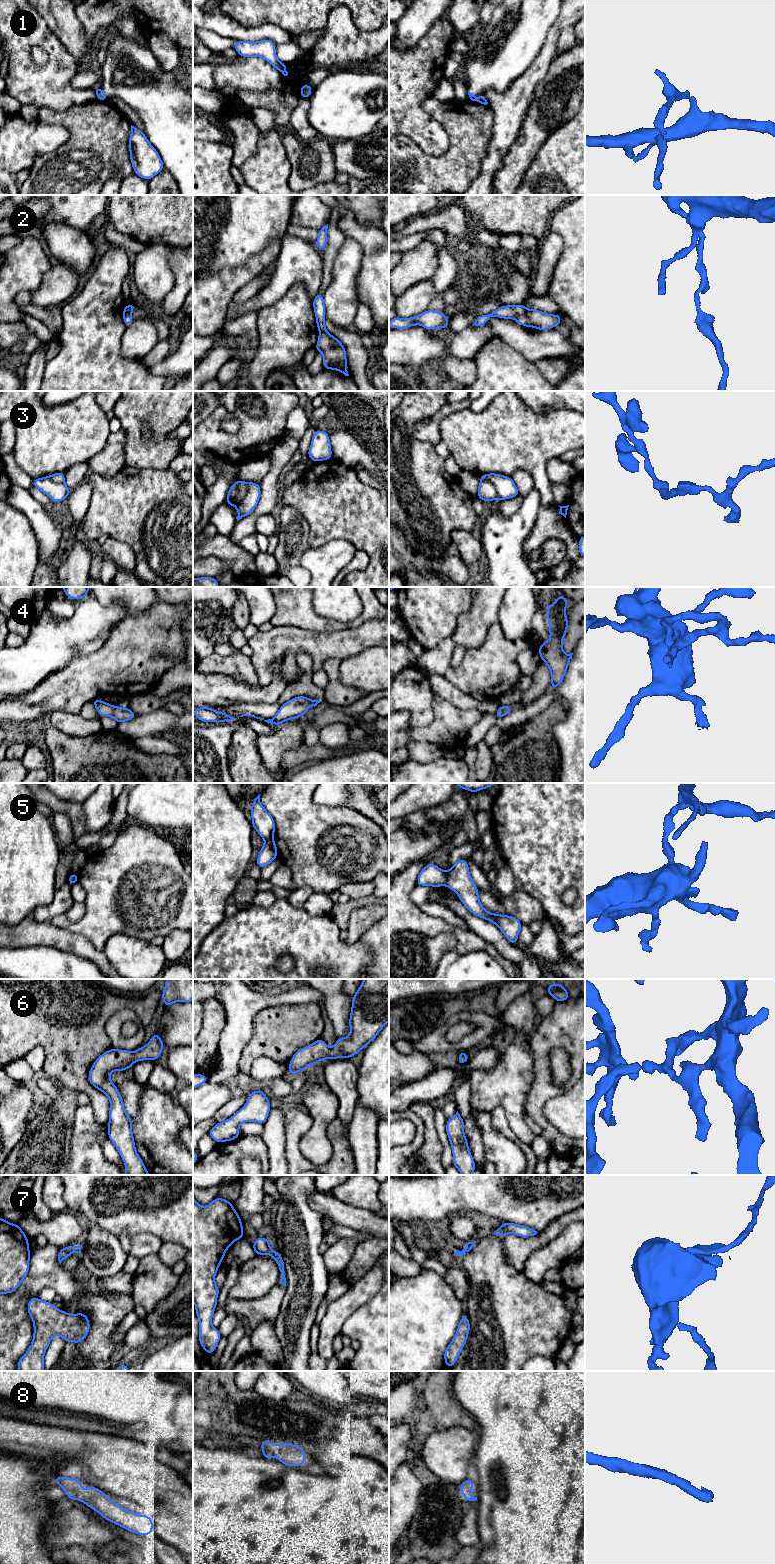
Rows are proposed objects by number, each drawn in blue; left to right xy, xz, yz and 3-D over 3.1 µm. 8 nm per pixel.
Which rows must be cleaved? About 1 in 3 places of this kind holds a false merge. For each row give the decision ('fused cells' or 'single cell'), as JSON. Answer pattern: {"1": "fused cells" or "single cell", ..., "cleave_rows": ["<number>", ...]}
{"1": "fused cells", "2": "fused cells", "3": "fused cells", "4": "single cell", "5": "fused cells", "6": "single cell", "7": "single cell", "8": "single cell", "cleave_rows": ["1", "2", "3", "5"]}

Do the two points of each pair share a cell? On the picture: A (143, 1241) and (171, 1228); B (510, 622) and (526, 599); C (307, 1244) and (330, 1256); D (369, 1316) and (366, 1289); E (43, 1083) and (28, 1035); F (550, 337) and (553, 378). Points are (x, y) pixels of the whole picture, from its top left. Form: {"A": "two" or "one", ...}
{"A": "two", "B": "one", "C": "two", "D": "two", "E": "two", "F": "two"}

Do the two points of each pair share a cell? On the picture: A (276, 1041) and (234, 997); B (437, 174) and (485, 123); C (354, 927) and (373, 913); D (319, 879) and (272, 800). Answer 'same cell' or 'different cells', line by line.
A: different cells
B: same cell
C: same cell
D: same cell

